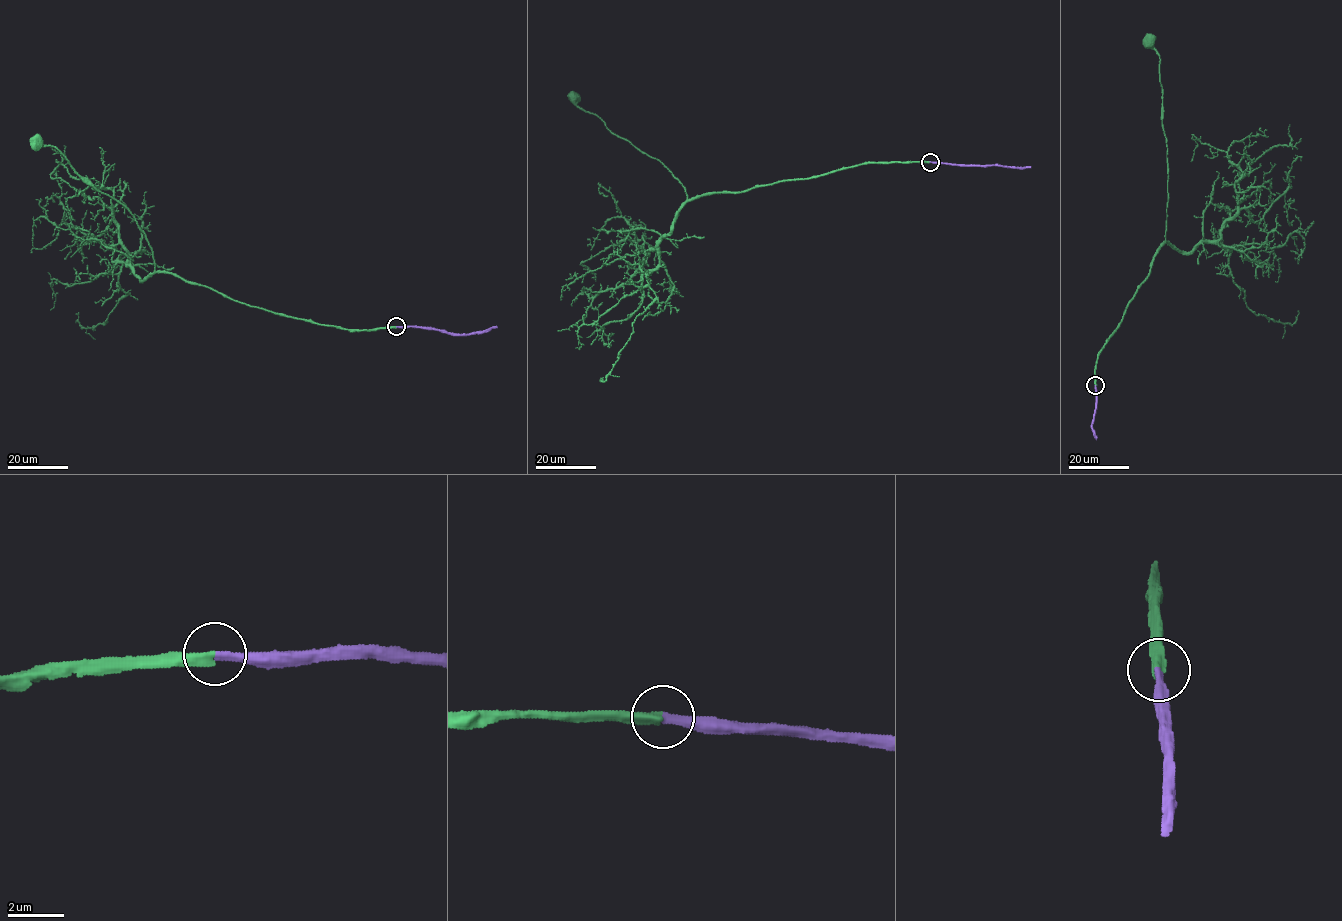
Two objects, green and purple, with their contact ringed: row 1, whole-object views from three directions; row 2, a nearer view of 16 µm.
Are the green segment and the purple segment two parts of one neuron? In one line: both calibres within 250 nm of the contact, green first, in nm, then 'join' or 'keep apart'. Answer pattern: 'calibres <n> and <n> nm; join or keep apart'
calibres 360 and 280 nm; join

